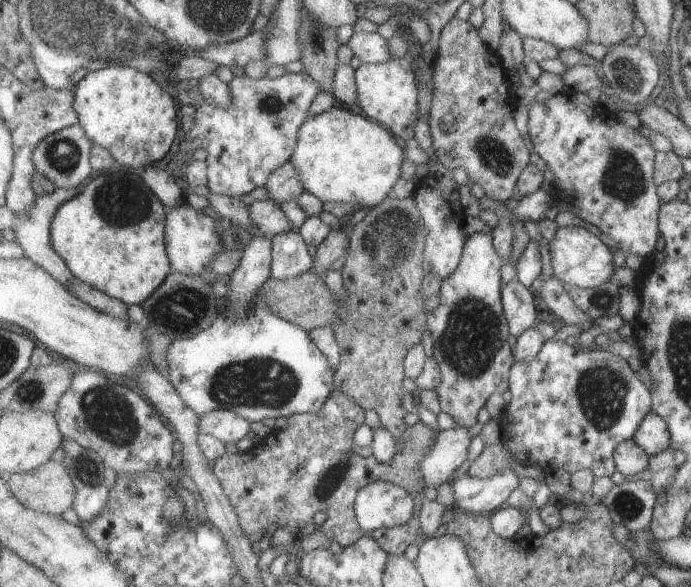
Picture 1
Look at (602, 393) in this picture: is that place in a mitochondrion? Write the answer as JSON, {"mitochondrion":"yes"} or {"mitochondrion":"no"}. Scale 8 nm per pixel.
{"mitochondrion":"yes"}

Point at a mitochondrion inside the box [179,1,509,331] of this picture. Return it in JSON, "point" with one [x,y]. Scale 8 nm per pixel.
{"point":[389,242]}

